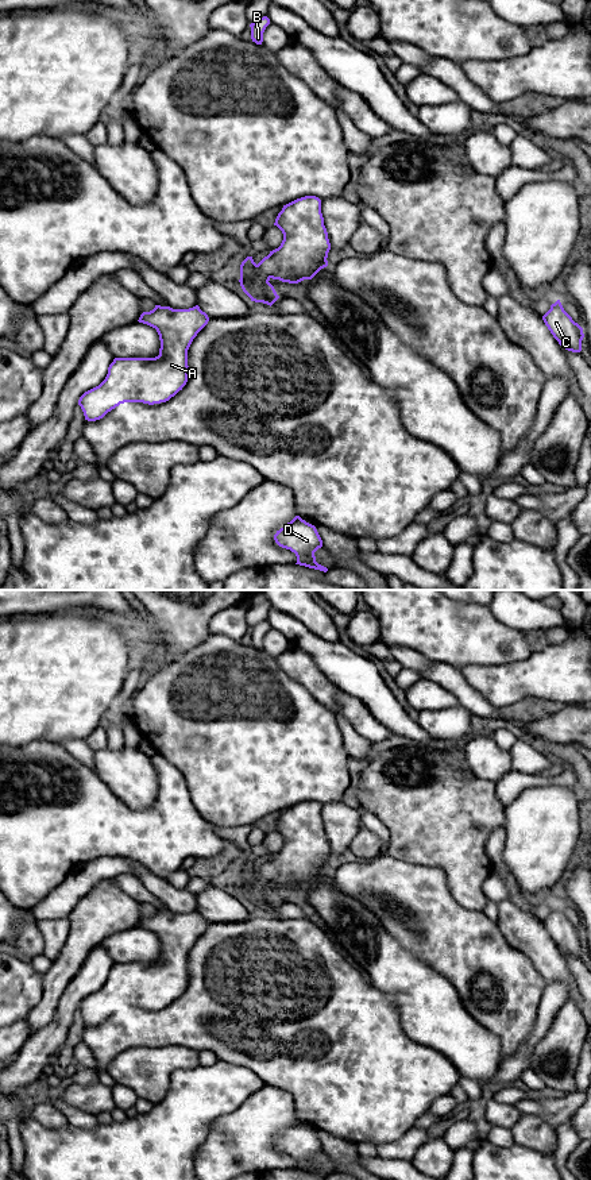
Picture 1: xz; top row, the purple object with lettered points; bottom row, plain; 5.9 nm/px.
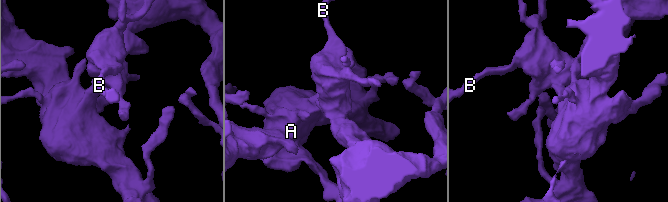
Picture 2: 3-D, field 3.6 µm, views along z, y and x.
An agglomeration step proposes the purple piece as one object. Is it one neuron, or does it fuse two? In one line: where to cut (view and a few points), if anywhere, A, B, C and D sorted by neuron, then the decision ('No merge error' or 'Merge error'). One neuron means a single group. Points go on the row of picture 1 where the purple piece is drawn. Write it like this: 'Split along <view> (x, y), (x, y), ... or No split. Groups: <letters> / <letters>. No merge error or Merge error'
Split along xz (257, 265), (255, 273), (240, 282). Groups: A D / B C. Merge error

